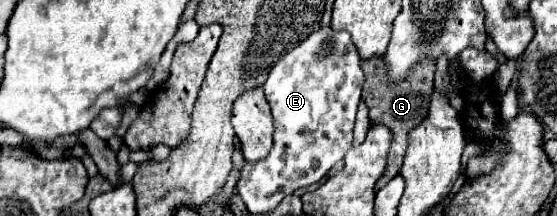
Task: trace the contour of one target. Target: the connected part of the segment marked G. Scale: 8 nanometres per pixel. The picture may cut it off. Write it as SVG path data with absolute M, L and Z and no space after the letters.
M370 57L362 61L362 69L366 75L366 83L362 89L362 99L368 107L368 115L370 121L376 123L380 121L380 125L386 125L392 131L392 147L388 153L388 165L384 171L384 177L380 177L376 191L382 189L390 179L396 177L396 173L400 171L406 147L408 147L408 133L410 129L414 129L428 113L428 105L430 105L430 91L432 91L432 81L434 81L434 71L436 71L436 61L418 61L408 77L404 81L398 83L390 83L388 81L388 73L386 73L386 65L384 65L384 57Z

